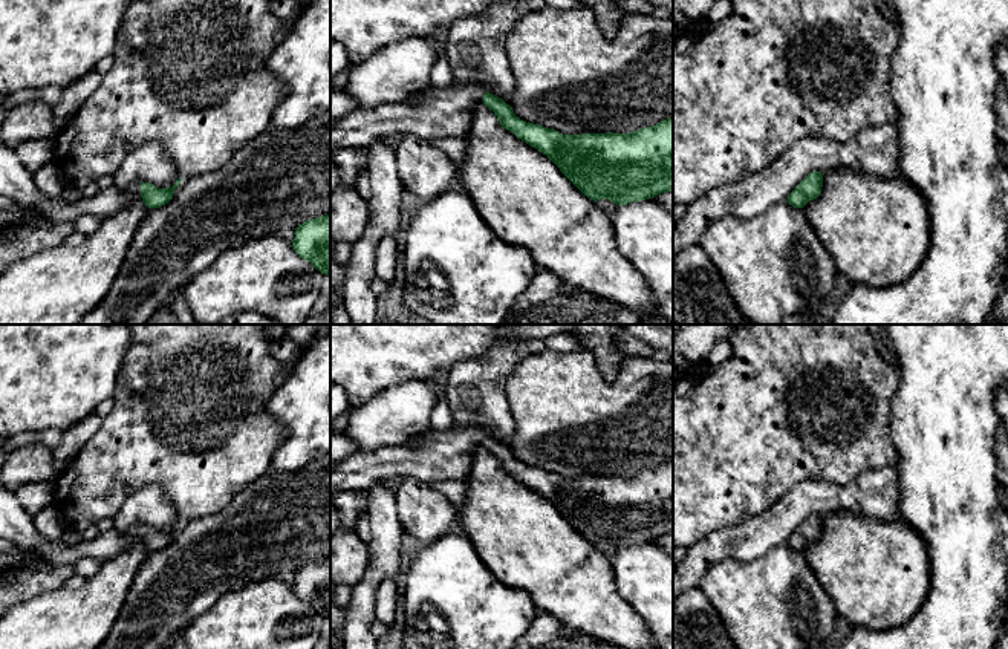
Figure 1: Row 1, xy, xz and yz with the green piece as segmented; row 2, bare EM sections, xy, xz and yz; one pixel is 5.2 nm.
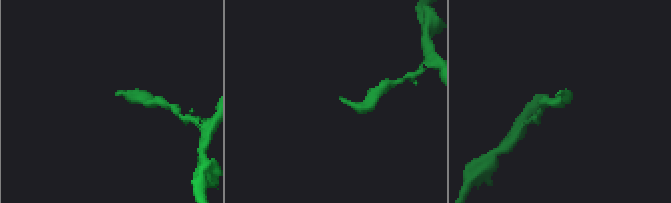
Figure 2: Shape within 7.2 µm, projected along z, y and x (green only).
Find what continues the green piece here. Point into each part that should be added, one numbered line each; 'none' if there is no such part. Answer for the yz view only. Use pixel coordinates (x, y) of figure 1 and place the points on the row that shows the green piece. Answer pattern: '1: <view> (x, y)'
none

